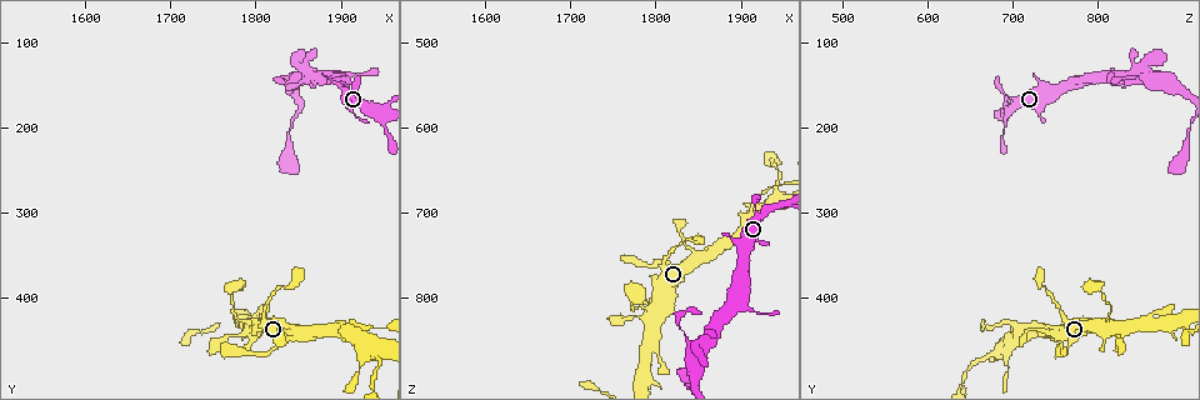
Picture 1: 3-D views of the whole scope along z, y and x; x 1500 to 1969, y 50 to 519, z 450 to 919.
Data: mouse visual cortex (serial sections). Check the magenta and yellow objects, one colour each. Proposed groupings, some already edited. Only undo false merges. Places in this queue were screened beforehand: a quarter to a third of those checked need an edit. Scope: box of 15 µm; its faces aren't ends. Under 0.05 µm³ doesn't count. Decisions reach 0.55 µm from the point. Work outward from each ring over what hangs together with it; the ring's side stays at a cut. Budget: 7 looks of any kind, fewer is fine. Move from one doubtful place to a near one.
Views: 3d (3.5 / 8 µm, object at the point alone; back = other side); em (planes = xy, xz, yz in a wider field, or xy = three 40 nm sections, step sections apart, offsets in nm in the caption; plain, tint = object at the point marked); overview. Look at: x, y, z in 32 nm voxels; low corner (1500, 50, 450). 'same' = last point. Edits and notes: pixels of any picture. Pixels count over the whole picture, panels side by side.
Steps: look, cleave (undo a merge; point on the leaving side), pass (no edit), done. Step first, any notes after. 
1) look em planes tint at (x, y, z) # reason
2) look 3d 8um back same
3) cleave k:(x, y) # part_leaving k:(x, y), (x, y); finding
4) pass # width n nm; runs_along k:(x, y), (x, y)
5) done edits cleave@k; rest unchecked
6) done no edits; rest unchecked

look 3d 3.5um at (1945, 190, 695) # a narrow waist

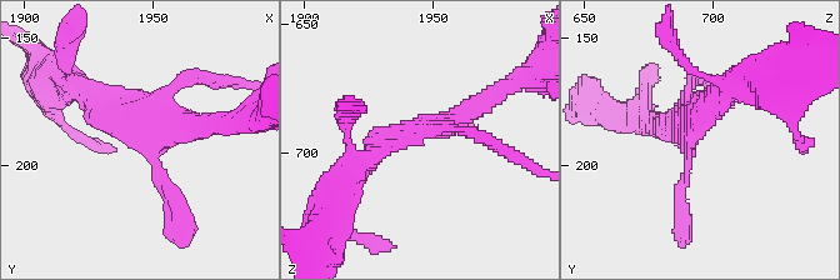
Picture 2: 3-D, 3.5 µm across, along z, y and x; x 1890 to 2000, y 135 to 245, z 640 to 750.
look em xy step 2 tint at (1945, 186, 691) # arms 4; arm_widths 150, 150, 250, 300 nm; need the tissue

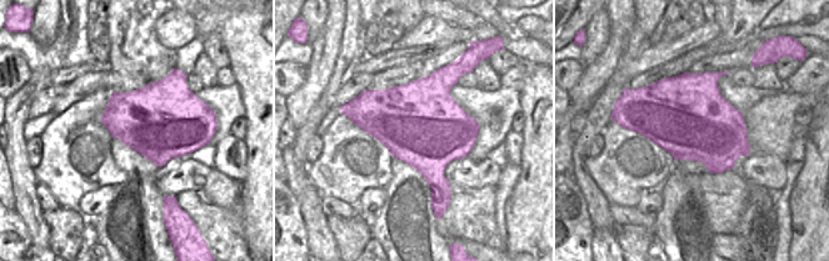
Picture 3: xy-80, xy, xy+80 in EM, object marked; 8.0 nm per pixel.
pass # runs_along 2:(78, 90), (154, 144), (174, 201); one cell here

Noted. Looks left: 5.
look 3d 3.5um at (1910, 435, 700) # branch point

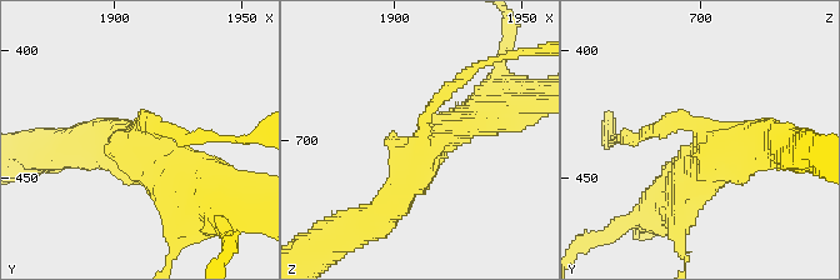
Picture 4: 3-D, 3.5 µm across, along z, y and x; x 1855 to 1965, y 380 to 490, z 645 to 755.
look em planes tint at (1910, 431, 704)

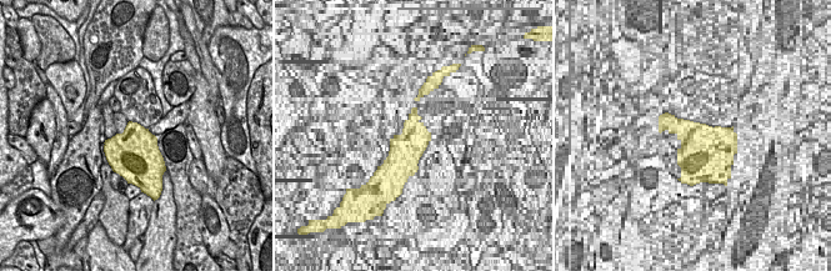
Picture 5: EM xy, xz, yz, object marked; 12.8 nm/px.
pass # arms 3; arm_widths 150, 450, 500 nm; runs_along 4:(366, 224), (470, 119); continuous, no second cell

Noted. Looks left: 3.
look 3d 3.5um at (1790, 430, 810) # a narrow waist

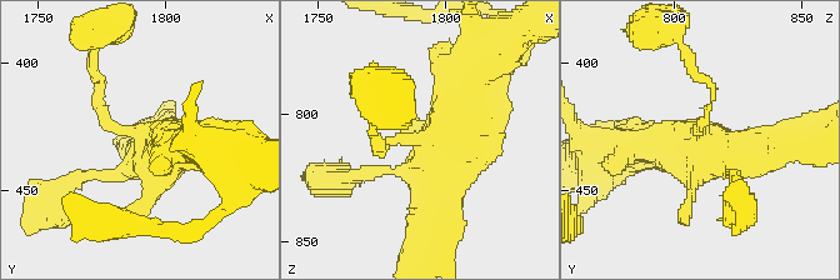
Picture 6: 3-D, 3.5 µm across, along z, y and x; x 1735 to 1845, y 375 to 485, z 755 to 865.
look em planes tint at (1792, 430, 811)

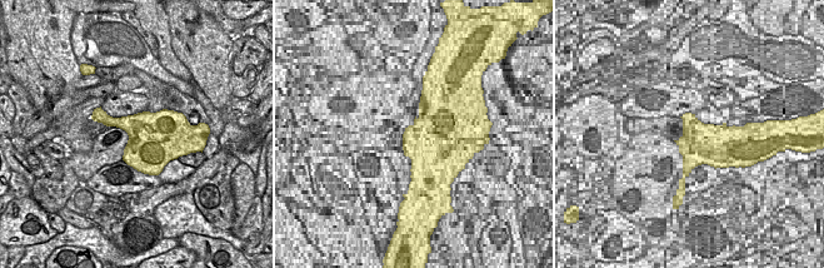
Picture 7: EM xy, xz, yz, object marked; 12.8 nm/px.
pass # width 600 nm; runs_along 6:(478, 74), (428, 228); one cell here

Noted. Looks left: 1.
done no edits; rest unchecked

